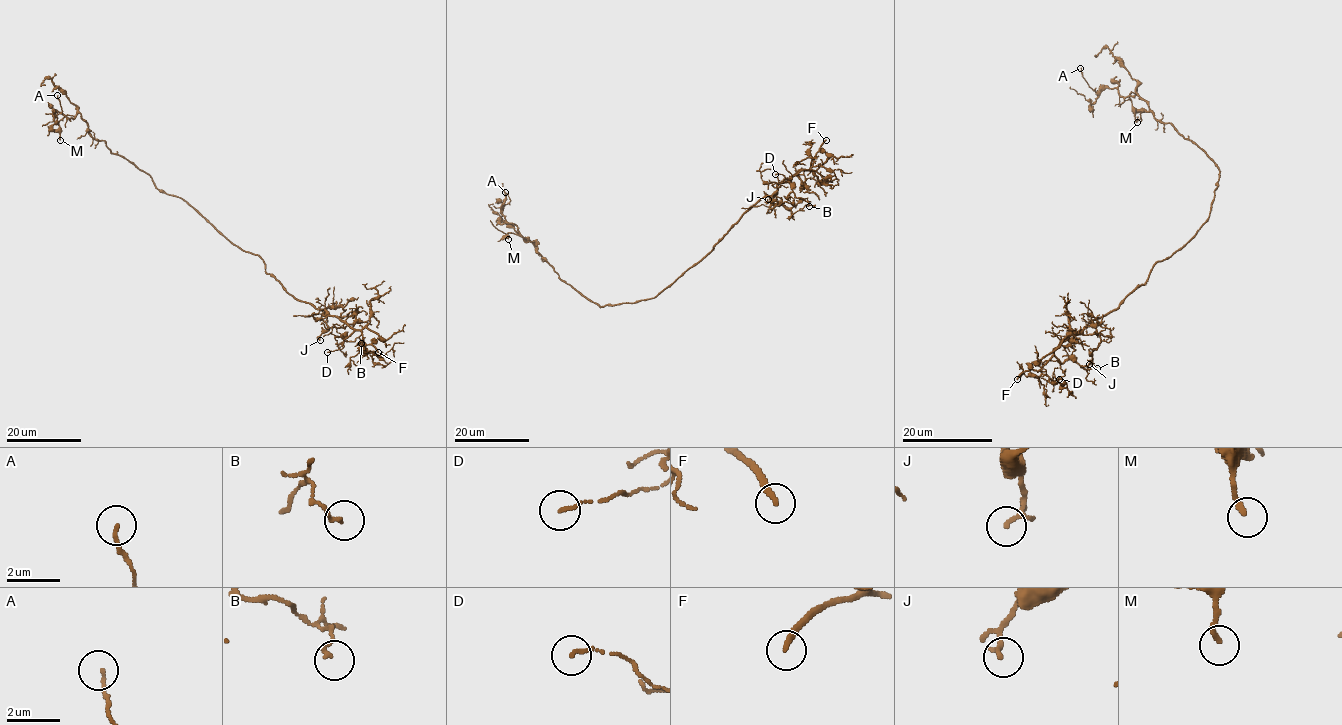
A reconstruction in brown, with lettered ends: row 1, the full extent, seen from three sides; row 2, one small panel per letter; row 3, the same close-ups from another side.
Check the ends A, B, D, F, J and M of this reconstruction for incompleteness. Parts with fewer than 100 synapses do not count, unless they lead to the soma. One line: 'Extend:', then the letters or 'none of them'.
Extend: F

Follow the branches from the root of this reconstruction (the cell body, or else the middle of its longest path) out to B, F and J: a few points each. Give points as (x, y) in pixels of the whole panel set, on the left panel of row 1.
B: (218, 230), (256, 254), (290, 294), (346, 322), (353, 330), (342, 336), (346, 341), (361, 343)
F: (218, 230), (243, 250), (256, 254), (265, 271), (290, 294), (337, 316), (358, 330), (362, 340), (378, 352)
J: (218, 230), (243, 250), (256, 254), (265, 271), (290, 294), (325, 312), (322, 319), (328, 330), (320, 340)

